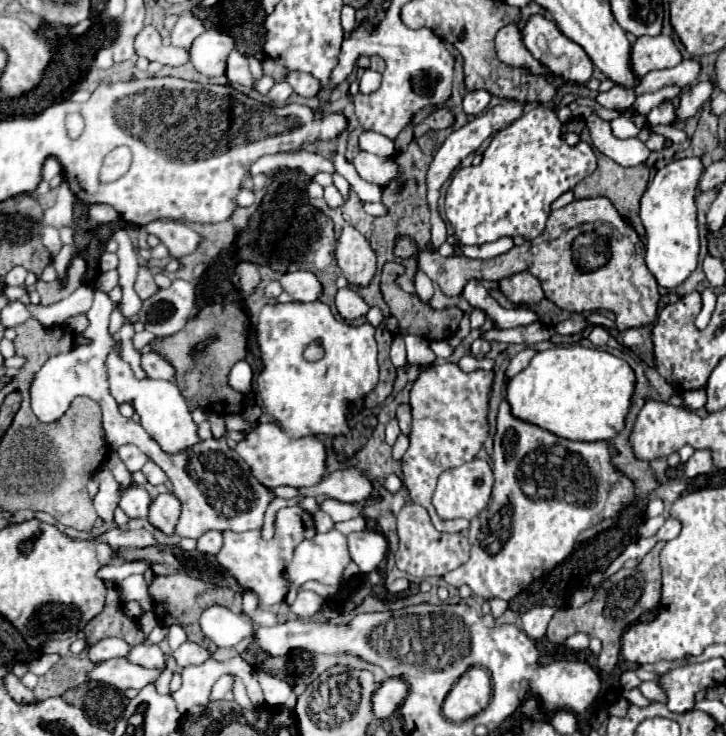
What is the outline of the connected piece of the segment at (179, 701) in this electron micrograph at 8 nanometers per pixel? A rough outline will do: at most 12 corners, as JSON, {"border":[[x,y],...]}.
{"border":[[214,659],[184,667],[172,693],[182,715],[200,715],[224,665]]}

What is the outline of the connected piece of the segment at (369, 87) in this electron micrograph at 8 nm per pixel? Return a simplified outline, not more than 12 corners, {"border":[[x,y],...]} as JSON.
{"border":[[366,69],[360,77],[360,93],[374,93],[382,75]]}

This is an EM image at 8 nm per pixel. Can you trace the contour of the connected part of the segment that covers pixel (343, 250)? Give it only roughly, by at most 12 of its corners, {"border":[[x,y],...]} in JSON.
{"border":[[344,227],[336,263],[350,283],[366,285],[376,273],[368,239]]}

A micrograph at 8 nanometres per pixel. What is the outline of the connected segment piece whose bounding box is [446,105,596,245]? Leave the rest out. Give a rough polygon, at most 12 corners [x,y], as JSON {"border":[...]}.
{"border":[[538,105],[454,173],[462,245],[536,239],[594,167]]}

